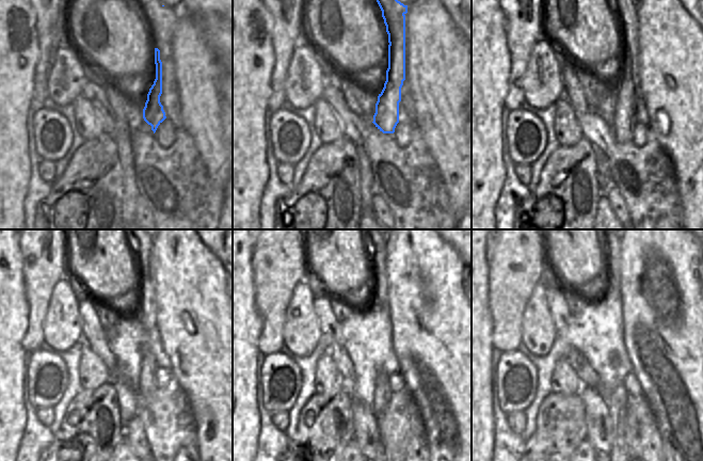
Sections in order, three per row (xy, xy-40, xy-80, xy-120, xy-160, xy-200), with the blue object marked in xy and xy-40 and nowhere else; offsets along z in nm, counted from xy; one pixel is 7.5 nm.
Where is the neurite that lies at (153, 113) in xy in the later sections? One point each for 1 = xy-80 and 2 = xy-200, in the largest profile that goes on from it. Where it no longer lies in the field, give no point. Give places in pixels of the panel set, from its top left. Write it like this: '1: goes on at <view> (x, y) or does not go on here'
1: goes on at xy-80 (624, 122)
2: goes on at xy-200 (618, 406)

